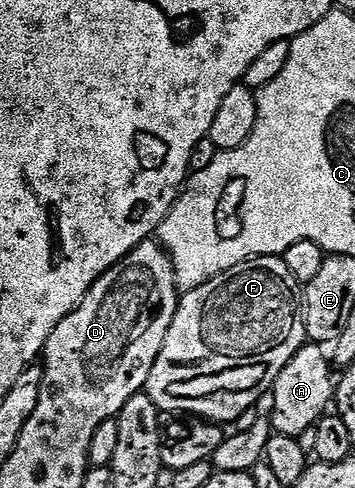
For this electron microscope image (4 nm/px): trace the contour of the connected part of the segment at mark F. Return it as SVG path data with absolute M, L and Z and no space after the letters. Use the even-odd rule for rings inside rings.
M255 256L179 297L174 322L170 322L162 350L150 370L146 391L161 413L189 412L186 413L189 417L228 426L271 393L286 362L290 362L305 343L302 285L286 270L283 258Z

